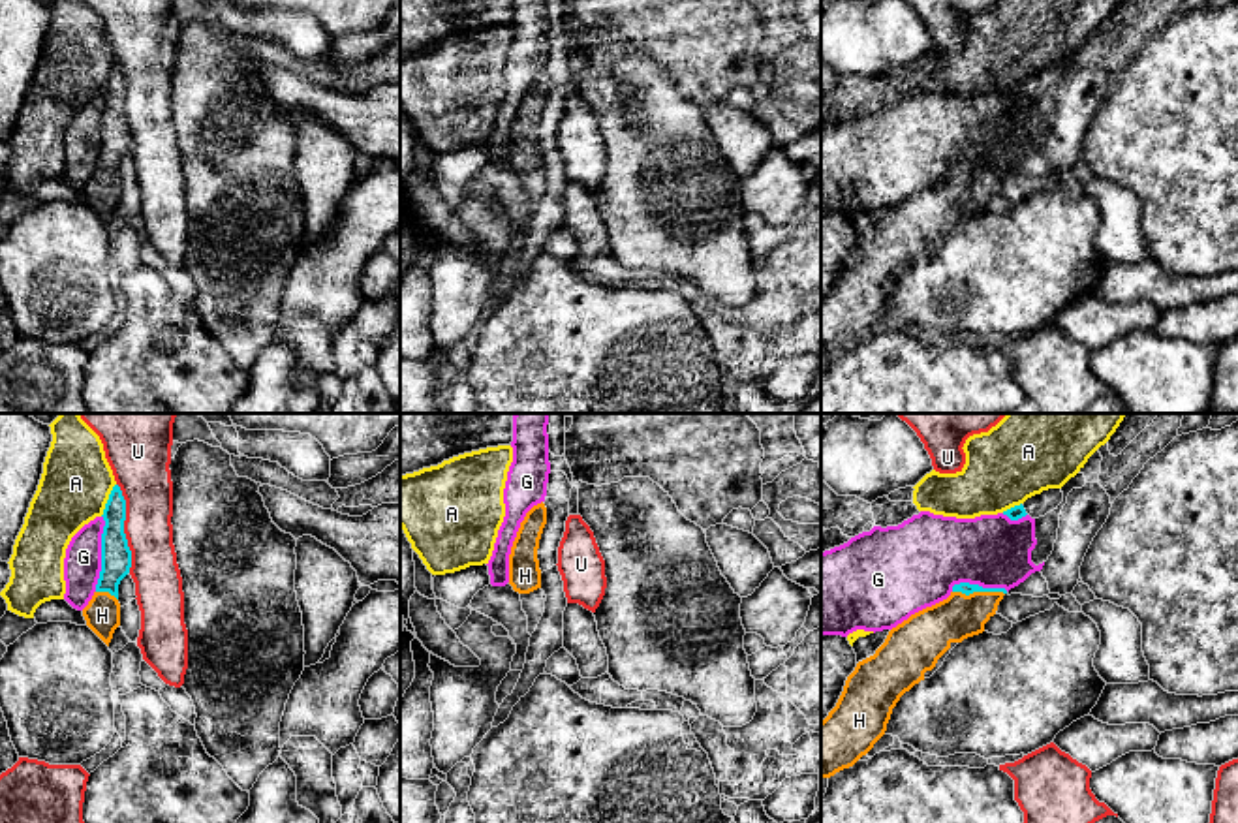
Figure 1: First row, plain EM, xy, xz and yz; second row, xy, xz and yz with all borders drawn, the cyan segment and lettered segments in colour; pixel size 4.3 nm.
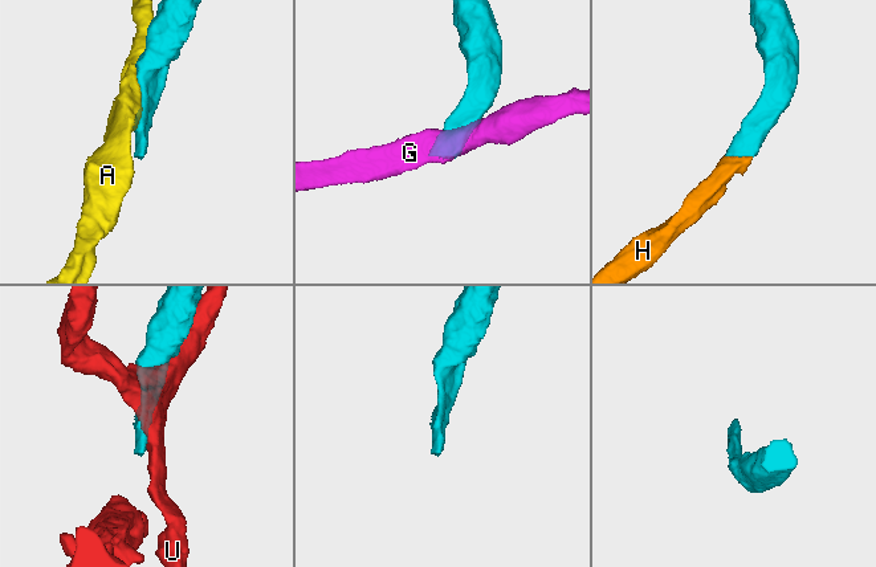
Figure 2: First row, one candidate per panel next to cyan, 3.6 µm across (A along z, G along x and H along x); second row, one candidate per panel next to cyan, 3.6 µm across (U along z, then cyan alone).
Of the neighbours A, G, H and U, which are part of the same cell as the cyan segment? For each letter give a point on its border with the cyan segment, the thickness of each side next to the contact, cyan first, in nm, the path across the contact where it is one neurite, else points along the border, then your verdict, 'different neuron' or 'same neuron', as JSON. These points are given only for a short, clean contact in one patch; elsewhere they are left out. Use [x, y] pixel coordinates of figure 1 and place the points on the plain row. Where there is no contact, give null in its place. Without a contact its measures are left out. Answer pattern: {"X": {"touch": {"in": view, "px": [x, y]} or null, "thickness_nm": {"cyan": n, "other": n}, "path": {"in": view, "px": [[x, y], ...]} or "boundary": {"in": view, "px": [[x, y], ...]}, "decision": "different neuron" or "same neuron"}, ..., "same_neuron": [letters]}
{"A": {"touch": {"in": "xy", "px": [108, 79]}, "thickness_nm": {"cyan": 130, "other": 300}, "decision": "different neuron"}, "G": {"touch": {"in": "xy", "px": [102, 132]}, "thickness_nm": {"cyan": 130, "other": 160}, "decision": "different neuron"}, "H": {"touch": {"in": "yz", "px": [979, 170]}, "thickness_nm": {"cyan": 50, "other": 190}, "path": {"in": "yz", "px": [[966, 168], [979, 170], [959, 196]]}, "decision": "same neuron"}, "U": {"touch": {"in": "xy", "px": [123, 108]}, "thickness_nm": {"cyan": 130, "other": 220}, "decision": "different neuron"}, "same_neuron": ["H"]}

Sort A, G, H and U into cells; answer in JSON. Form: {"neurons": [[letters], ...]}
{"neurons": [["A"], ["G"], ["H"], ["U"]]}

